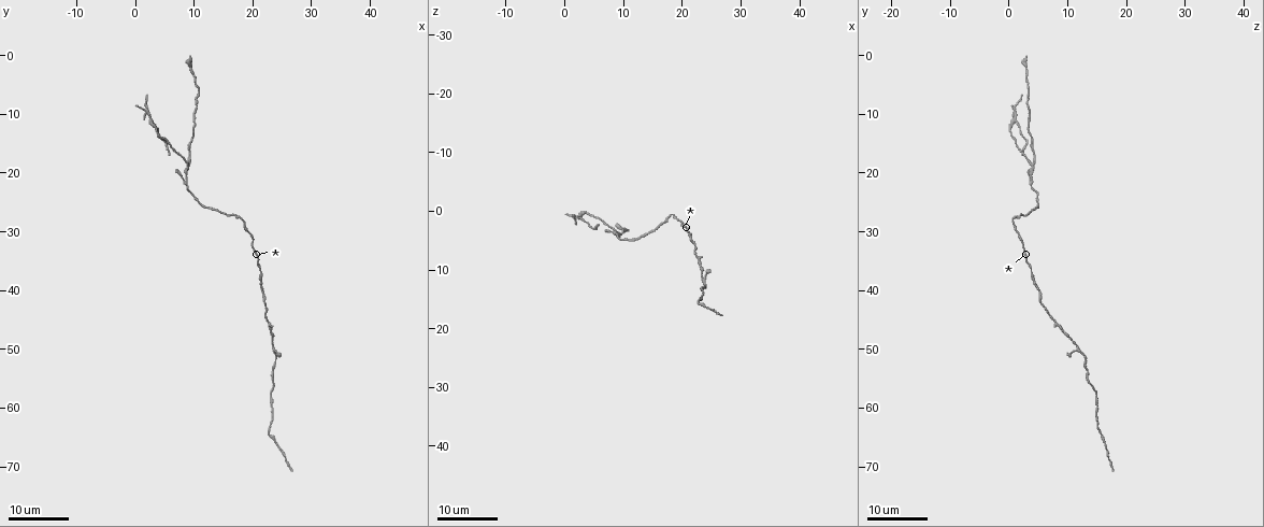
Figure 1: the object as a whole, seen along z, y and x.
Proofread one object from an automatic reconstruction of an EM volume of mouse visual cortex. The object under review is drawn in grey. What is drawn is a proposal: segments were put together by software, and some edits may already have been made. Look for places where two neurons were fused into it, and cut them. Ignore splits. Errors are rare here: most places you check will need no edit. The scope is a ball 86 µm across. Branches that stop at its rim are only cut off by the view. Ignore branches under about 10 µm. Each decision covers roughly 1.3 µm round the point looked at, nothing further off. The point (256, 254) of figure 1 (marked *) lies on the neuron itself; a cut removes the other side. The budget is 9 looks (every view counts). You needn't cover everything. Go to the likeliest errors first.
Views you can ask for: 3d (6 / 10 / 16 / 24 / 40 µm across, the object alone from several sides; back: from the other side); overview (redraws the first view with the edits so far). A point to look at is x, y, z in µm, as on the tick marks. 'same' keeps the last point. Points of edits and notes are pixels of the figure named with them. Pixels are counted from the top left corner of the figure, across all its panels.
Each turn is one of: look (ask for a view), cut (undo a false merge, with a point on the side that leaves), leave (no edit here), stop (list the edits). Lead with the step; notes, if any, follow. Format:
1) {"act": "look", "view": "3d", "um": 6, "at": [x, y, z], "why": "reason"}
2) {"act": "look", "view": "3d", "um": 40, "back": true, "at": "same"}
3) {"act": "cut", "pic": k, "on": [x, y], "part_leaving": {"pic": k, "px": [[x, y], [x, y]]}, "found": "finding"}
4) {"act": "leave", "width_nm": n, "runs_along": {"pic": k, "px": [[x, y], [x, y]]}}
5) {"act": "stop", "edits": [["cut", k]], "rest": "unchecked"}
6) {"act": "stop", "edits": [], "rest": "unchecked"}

{"act": "look", "view": "3d", "um": 16, "at": [9.0, 18.5, 3.5], "why": "side arm on a straight run"}

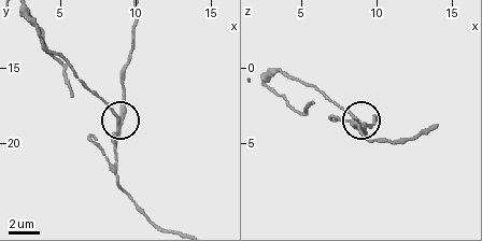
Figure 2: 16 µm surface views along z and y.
{"act": "look", "view": "3d", "um": 10, "at": "same"}

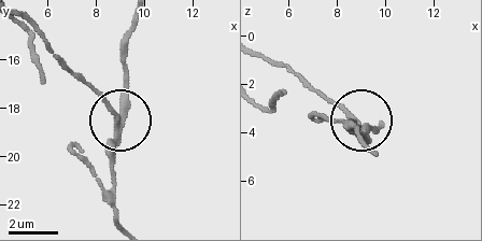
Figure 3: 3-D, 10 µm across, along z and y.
{"act": "look", "view": "3d", "um": 6, "at": "same", "why": "closer look"}

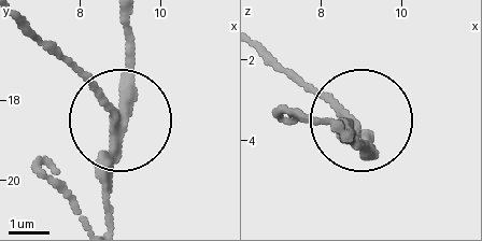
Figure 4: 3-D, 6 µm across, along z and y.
{"act": "cut", "pic": 4, "on": [100, 89], "arms": 3, "part_leaving": {"pic": 4, "px": [[113, 140], [103, 102], [20, 19]]}, "found": "two neurons meet here"}

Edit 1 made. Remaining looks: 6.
{"act": "look", "view": "3d", "um": 16, "at": [9.0, 23.0, 4.0]}

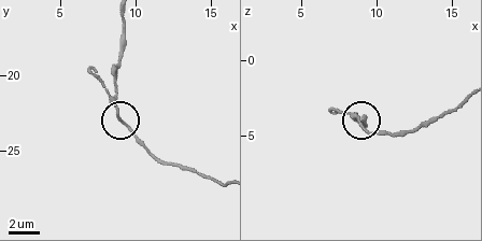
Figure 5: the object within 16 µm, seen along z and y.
{"act": "look", "view": "3d", "um": 10, "at": [9.0, 22.8, 4.4]}

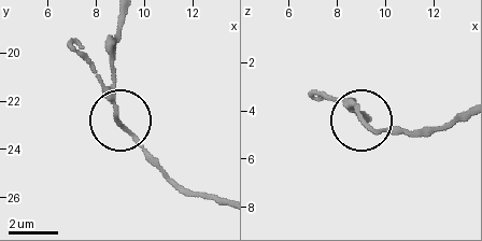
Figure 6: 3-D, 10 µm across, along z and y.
{"act": "leave", "found": "continuous, no second neuron"}

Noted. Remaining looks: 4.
{"act": "look", "view": "3d", "um": 24, "at": [18.5, 28.5, 1.0], "why": "narrows sharply"}

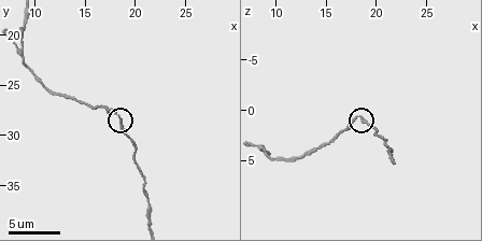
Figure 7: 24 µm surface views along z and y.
{"act": "look", "view": "3d", "um": 10, "at": [18.6, 28.6, 0.6]}

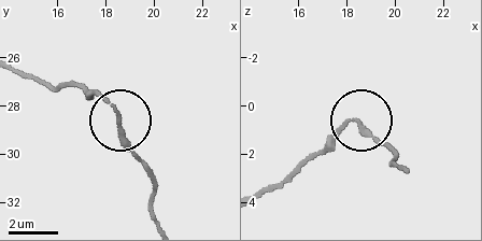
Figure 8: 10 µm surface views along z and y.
{"act": "leave", "found": "one neuron here"}

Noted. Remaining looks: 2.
{"act": "look", "view": "3d", "um": 24, "at": [23.0, 55.5, 13.5], "why": "thick turns thin"}

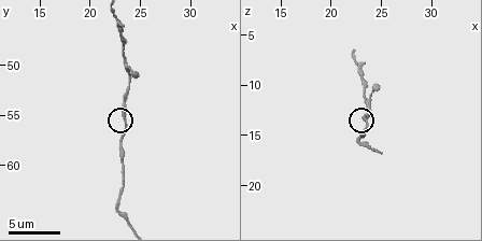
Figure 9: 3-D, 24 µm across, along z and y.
{"act": "look", "view": "3d", "um": 6, "at": [23.2, 55.2, 13.2]}

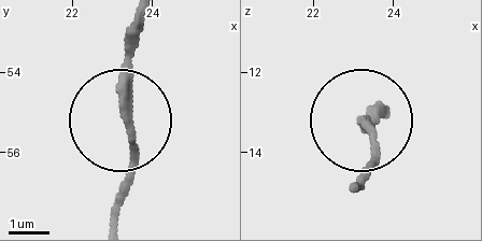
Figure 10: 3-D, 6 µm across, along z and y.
{"act": "leave", "runs_along": {"pic": 10, "px": [[139, 26], [122, 198]]}, "found": "all the same neuron"}

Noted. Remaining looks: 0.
{"act": "stop", "edits": [["cut", 4]], "rest": "unchecked"}

